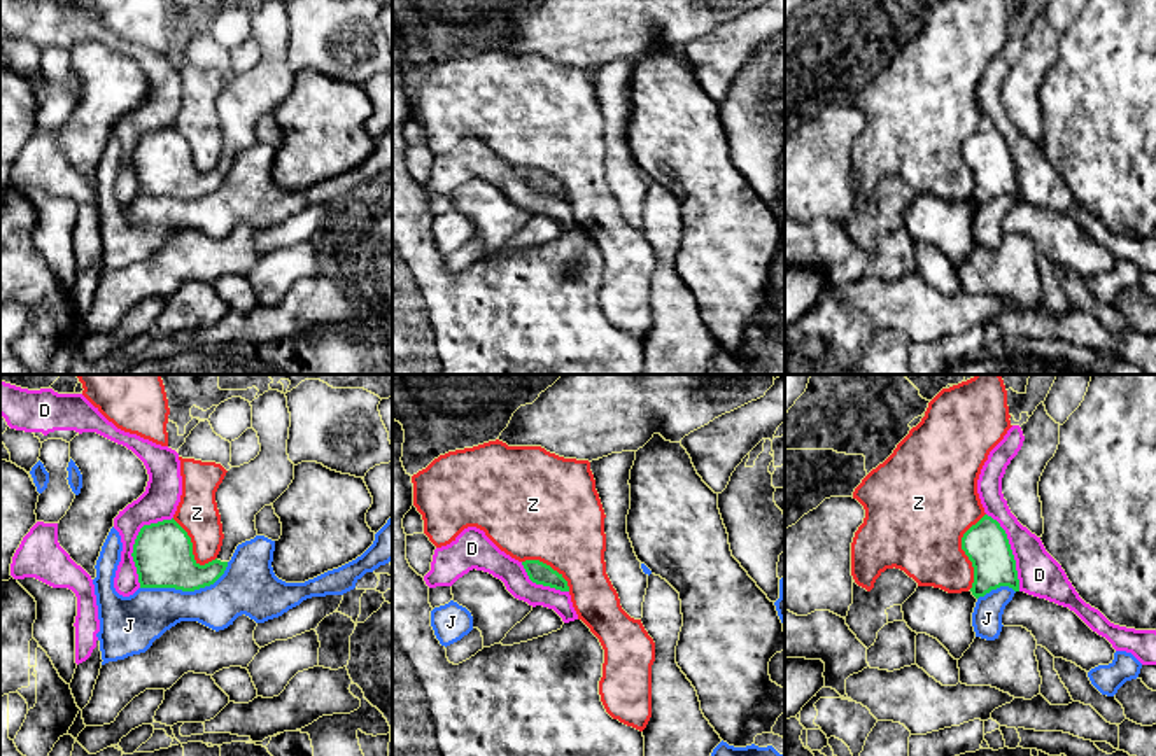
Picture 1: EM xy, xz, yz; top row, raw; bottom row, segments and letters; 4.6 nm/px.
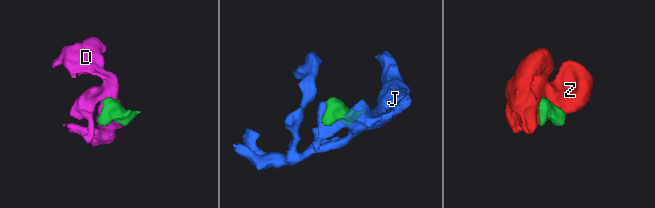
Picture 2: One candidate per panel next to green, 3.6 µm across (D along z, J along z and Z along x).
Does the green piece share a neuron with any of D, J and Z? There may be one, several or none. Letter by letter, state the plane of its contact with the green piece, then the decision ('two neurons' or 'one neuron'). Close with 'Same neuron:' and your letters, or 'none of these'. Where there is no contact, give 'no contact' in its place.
D: xy | two neurons
J: xy | two neurons
Z: yz | two neurons
Same neuron: none of these

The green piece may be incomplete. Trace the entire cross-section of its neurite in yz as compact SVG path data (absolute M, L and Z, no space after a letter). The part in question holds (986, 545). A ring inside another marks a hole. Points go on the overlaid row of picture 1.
M984 514L963 534L962 550L974 567L970 592L976 598L1000 586L1019 592L1016 560L1007 534L997 520Z

